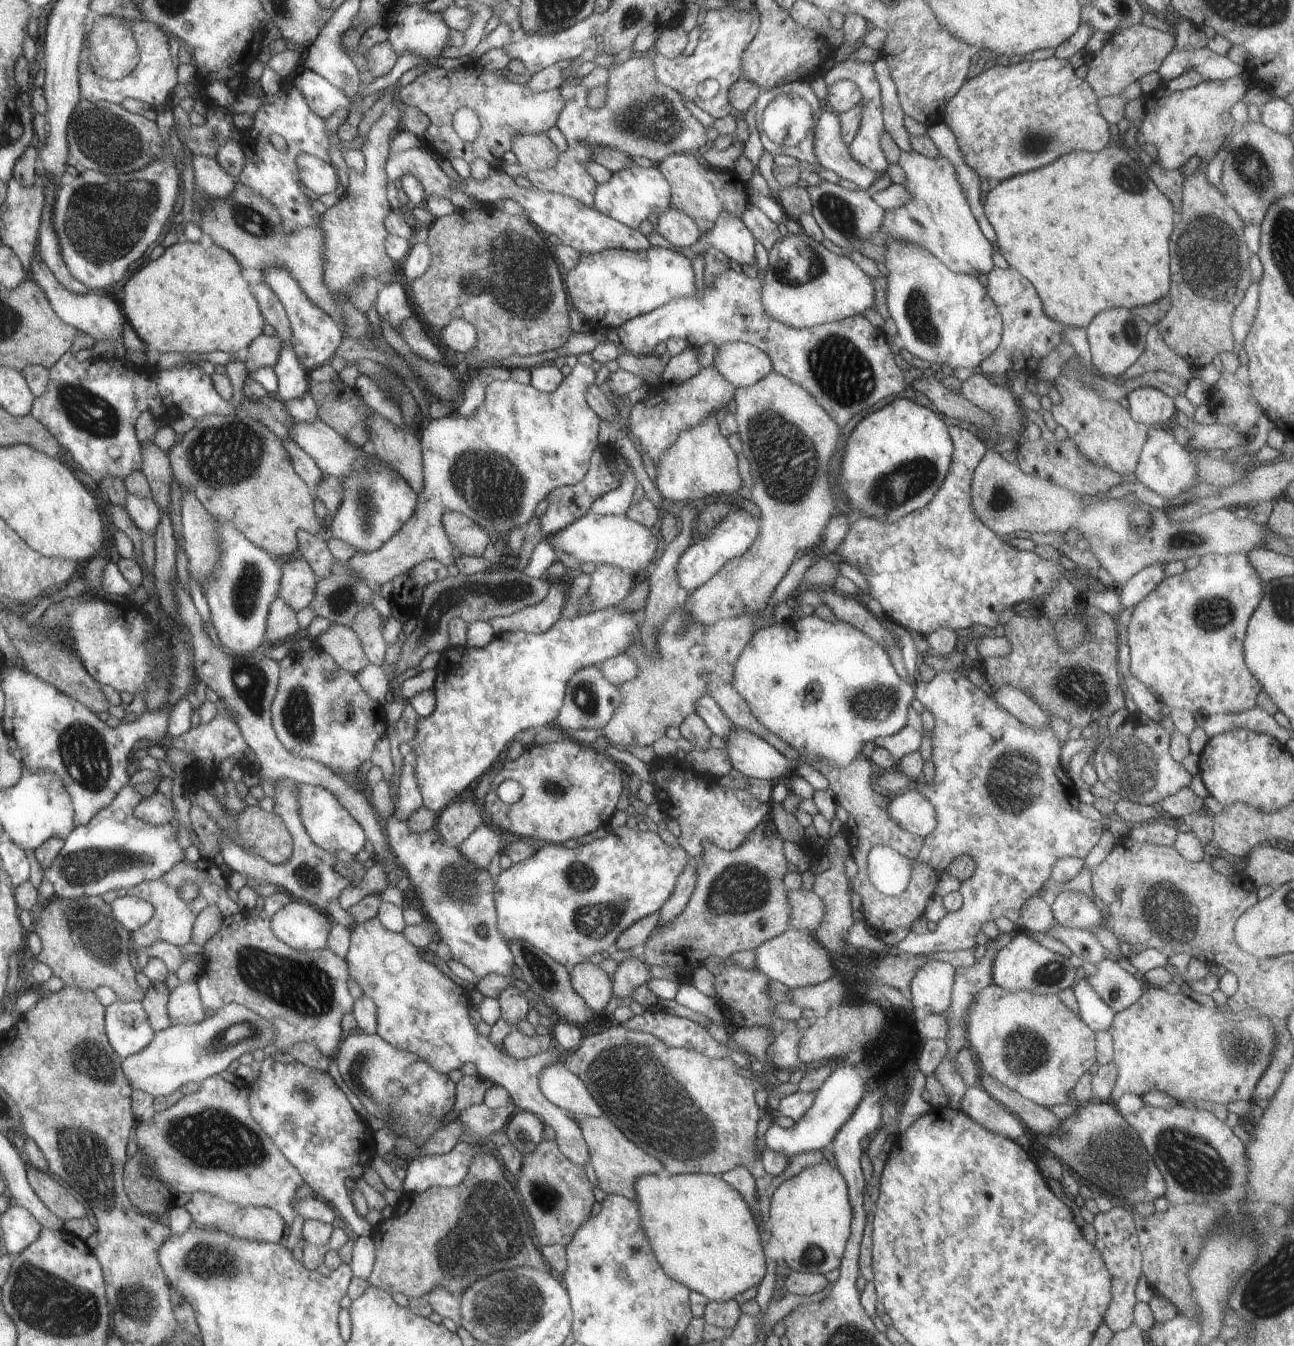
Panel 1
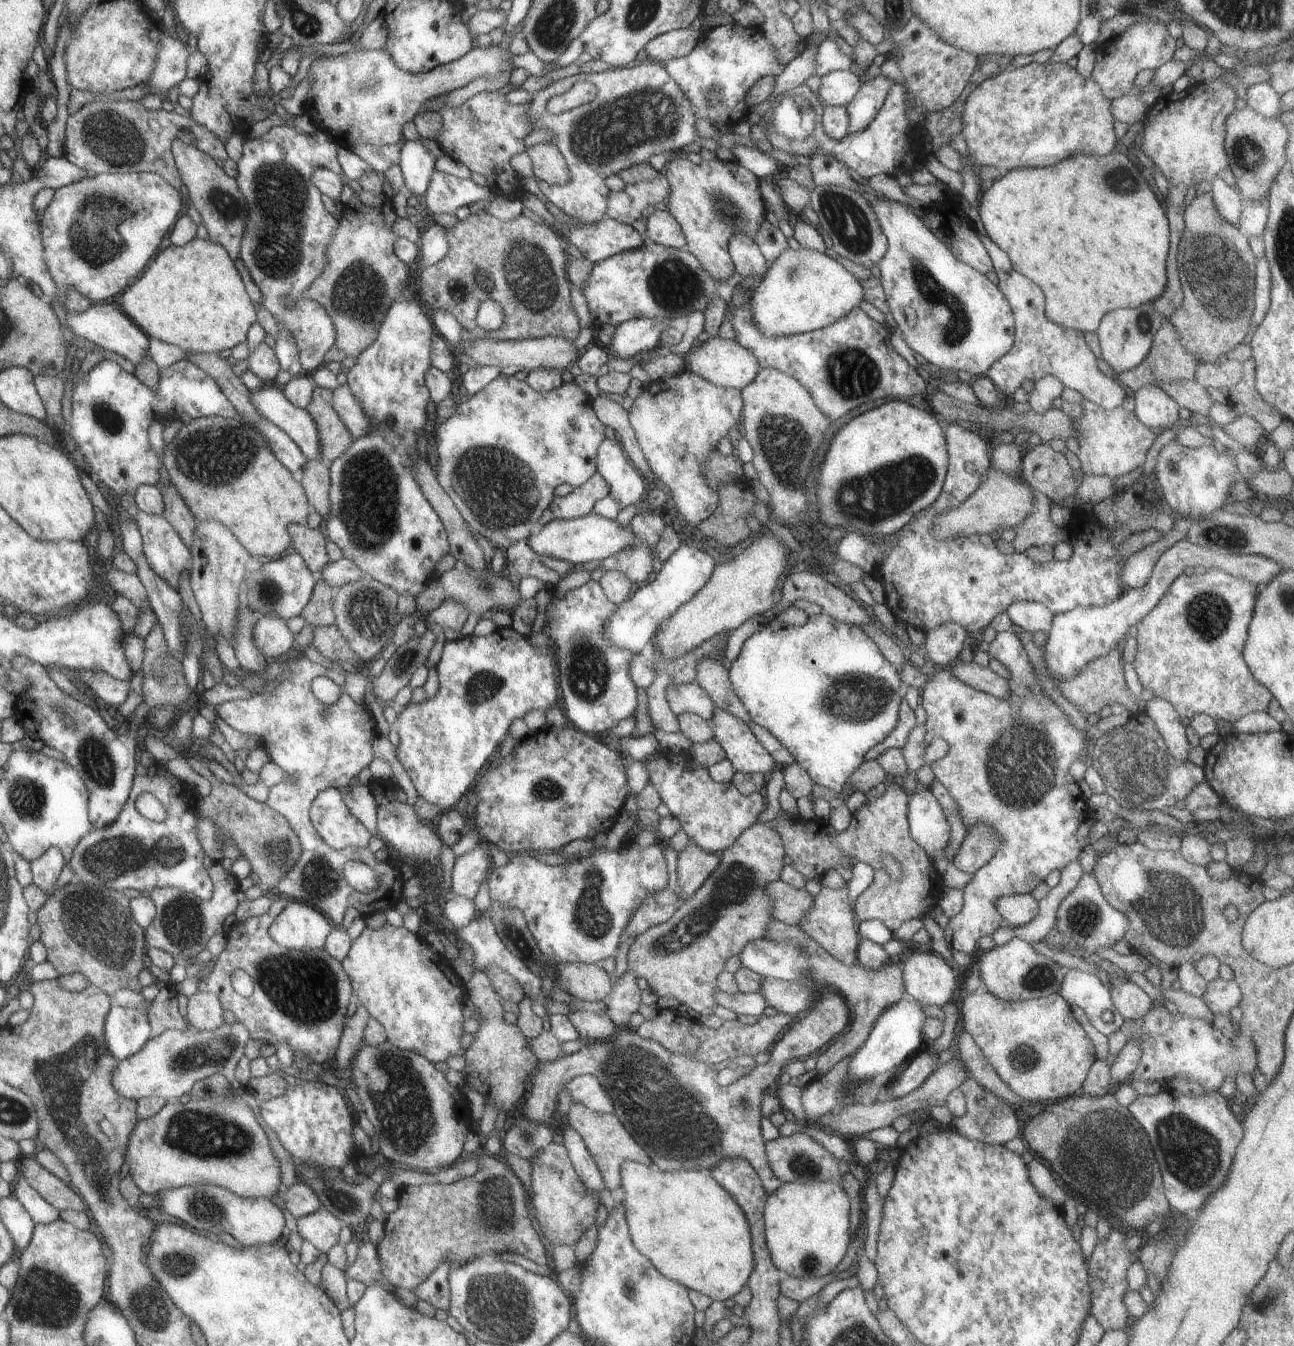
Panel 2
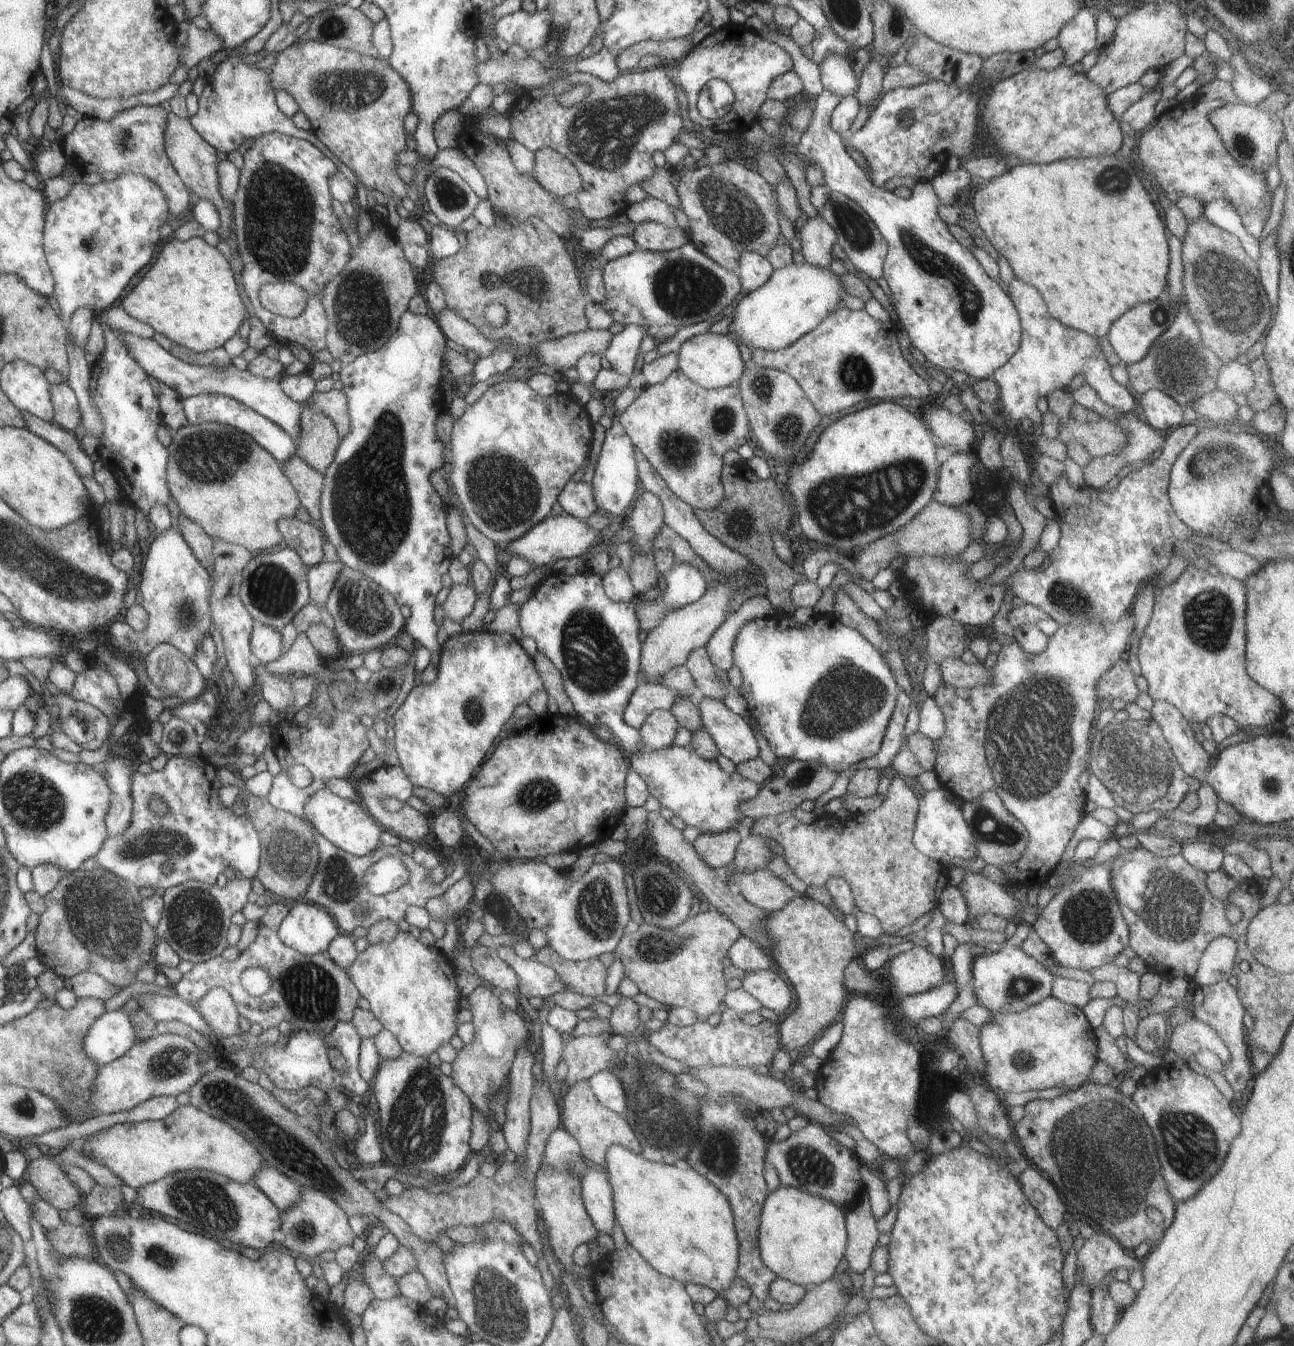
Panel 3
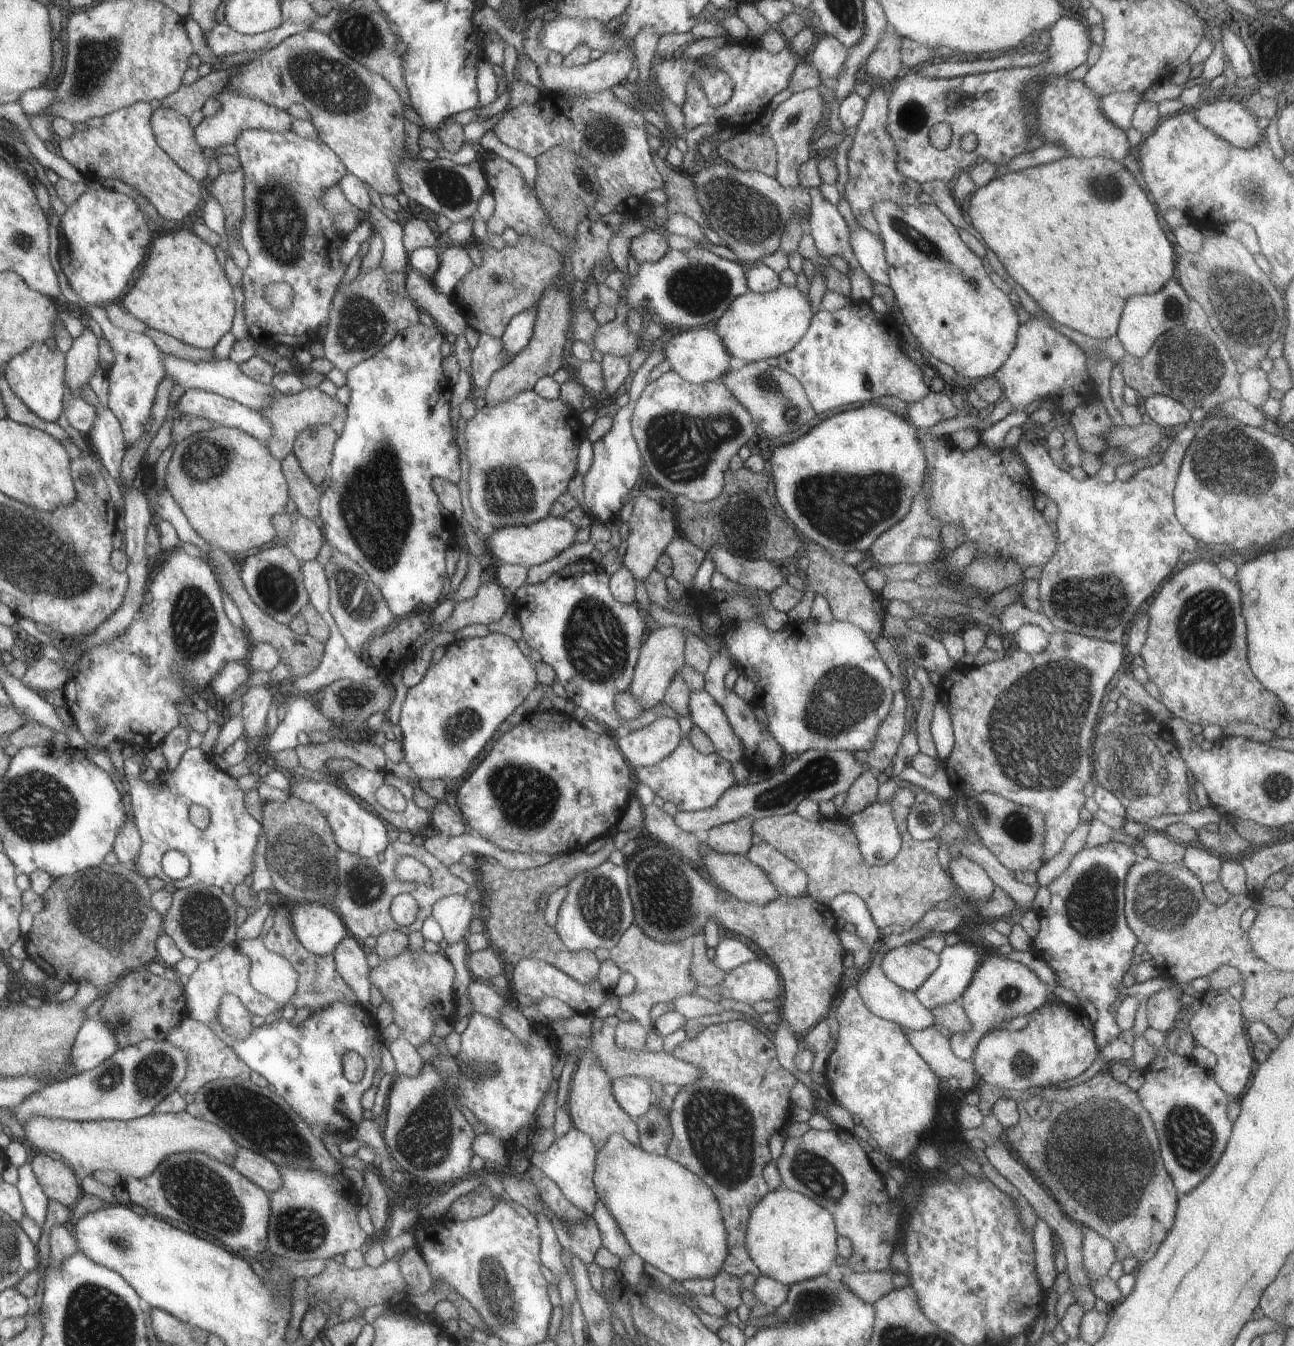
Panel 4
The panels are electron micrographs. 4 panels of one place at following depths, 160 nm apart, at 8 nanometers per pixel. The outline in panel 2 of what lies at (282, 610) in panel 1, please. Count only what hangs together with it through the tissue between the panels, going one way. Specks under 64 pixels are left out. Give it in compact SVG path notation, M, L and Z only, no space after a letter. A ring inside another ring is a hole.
M274 614L263 615L256 621L256 646L264 652L268 660L280 658L294 646L295 635L292 634L287 622L288 620Z

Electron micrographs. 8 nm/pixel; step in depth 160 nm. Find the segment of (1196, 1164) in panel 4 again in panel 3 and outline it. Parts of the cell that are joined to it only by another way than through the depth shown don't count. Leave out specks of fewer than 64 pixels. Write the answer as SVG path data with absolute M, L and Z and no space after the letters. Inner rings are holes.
M1165 1062L1138 1081L1131 1099L1146 1116L1154 1132L1162 1174L1173 1201L1178 1204L1191 1199L1214 1176L1224 1162L1232 1138L1240 1132L1240 1118L1212 1081L1196 1073L1186 1064L1176 1069Z

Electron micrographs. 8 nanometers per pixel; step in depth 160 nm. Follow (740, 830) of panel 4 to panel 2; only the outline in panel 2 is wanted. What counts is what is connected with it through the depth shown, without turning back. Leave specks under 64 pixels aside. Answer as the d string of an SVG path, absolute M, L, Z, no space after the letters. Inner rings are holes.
M688 843L686 848L678 854L678 886L681 889L678 894L680 894L680 900L684 901L684 898L689 899L694 895L718 866L720 866L720 853L706 852L706 850L700 849L700 846Z

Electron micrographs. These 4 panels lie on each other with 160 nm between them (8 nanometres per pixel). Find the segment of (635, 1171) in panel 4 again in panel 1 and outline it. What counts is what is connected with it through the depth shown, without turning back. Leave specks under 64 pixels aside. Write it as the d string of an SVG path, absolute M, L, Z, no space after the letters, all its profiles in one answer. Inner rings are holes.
M678 1173L669 1177L662 1175L644 1175L635 1182L635 1191L638 1196L634 1200L639 1204L643 1230L646 1231L646 1236L660 1266L663 1267L670 1278L682 1283L694 1292L703 1294L708 1300L716 1302L728 1302L730 1299L734 1299L736 1294L740 1294L748 1290L748 1288L756 1286L756 1284L760 1285L766 1274L766 1260L763 1251L765 1243L764 1235L758 1232L754 1214L749 1209L747 1202L742 1198L742 1195L730 1183L724 1182L721 1175L702 1173Z

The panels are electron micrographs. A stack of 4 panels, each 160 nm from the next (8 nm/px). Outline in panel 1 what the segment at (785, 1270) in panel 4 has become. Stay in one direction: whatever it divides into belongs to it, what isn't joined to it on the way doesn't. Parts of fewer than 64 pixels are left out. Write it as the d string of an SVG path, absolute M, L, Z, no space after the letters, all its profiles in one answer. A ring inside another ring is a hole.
M826 1160L808 1166L784 1181L772 1195L771 1234L782 1244L783 1260L792 1271L824 1273L839 1268L851 1233L852 1207L848 1187L840 1171Z

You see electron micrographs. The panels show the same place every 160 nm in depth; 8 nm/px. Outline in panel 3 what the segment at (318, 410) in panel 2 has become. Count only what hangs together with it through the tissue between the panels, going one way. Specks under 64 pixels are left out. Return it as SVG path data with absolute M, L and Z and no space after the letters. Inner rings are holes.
M309 405L303 406L300 430L297 437L293 438L298 446L296 456L300 456L314 470L323 473L330 468L342 436L331 418L316 413Z

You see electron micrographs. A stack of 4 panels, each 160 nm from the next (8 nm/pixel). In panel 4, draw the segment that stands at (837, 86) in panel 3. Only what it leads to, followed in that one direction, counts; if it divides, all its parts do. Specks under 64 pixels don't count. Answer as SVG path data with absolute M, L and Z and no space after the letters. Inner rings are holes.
M822 33L817 38L807 59L821 72L822 78L832 84L849 57L849 48L828 33Z

